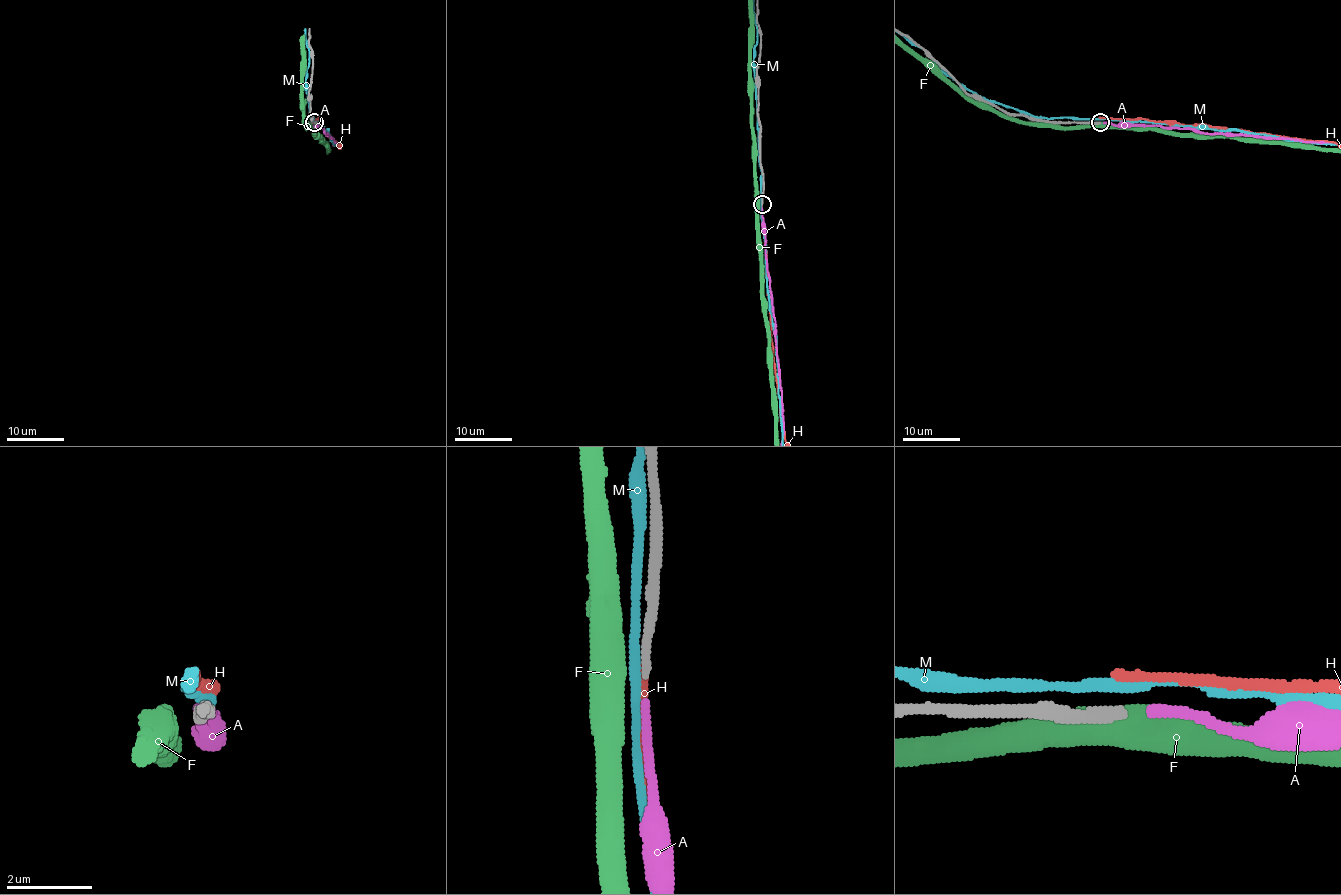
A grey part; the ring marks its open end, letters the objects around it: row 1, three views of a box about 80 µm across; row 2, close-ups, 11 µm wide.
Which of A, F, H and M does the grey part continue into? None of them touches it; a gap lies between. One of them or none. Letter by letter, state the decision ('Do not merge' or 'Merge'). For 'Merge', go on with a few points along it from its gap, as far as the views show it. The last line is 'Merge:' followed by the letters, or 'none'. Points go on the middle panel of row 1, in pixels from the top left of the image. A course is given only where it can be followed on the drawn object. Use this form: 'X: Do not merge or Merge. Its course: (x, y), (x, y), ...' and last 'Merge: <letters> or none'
A: Merge
F: Do not merge
H: Do not merge
M: Do not merge
Merge: A

